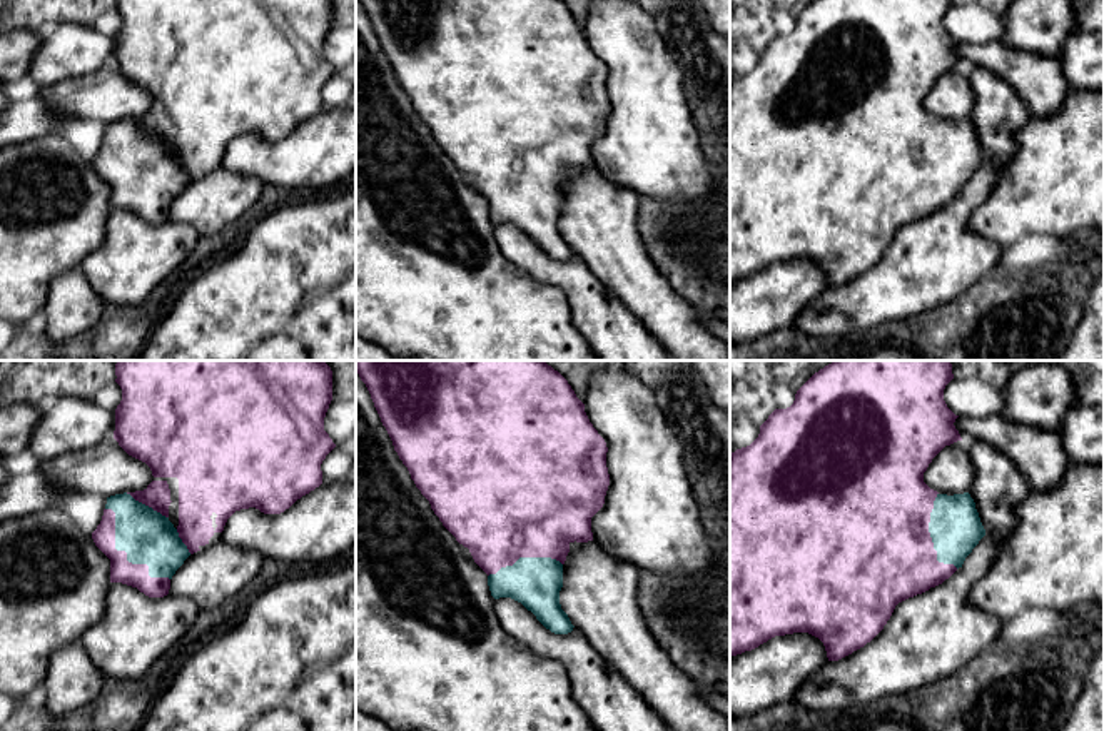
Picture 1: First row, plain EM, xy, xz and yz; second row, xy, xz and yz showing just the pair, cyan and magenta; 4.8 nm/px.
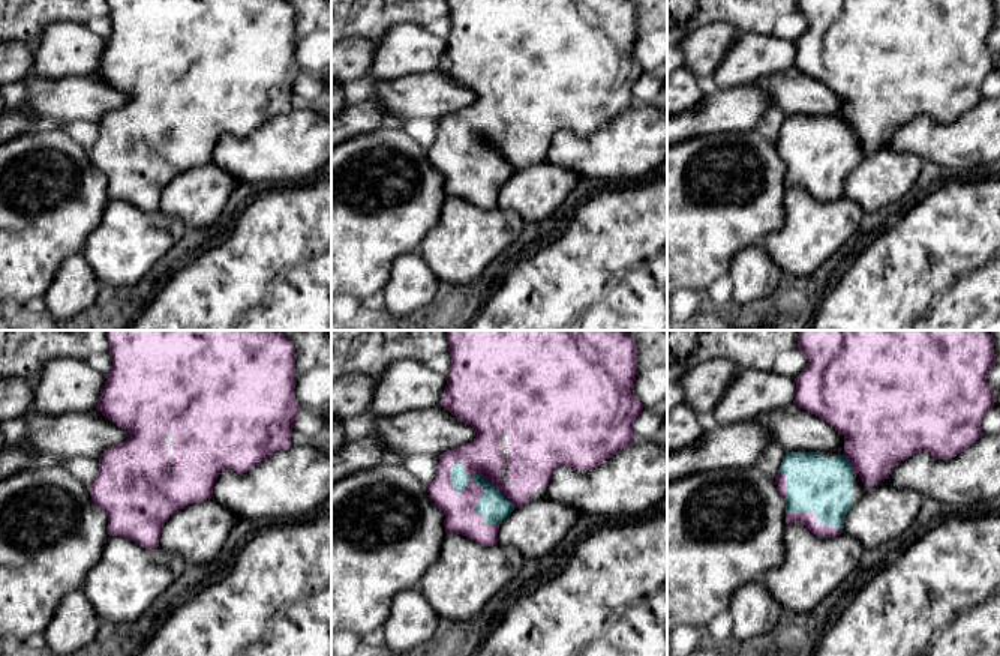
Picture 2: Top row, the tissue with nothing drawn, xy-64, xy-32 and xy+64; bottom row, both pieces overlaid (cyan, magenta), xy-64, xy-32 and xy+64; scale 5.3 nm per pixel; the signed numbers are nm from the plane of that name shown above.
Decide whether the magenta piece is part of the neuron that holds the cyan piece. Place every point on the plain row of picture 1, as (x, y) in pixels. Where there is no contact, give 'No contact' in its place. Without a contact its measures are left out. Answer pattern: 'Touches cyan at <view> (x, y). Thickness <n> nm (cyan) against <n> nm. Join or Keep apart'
Touches cyan at xy (127, 181). Thickness 260 nm (cyan) against 110 nm. Join

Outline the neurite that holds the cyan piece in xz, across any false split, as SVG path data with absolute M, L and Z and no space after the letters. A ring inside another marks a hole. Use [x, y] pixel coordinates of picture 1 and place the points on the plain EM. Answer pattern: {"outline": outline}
{"outline": "M359 0L374 33L386 53L394 77L408 93L411 105L429 127L431 135L459 170L469 175L474 189L488 200L488 212L494 225L511 224L531 237L536 245L555 260L568 260L573 250L561 235L563 190L571 169L593 167L591 144L603 134L610 112L606 93L606 68L590 48L585 30L561 0Z"}

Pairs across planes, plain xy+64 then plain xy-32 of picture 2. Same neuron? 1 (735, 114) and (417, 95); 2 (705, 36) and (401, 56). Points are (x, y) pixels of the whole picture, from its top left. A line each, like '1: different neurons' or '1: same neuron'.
1: different neurons
2: different neurons

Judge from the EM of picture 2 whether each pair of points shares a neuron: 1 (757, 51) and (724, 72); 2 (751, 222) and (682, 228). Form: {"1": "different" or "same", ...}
{"1": "same", "2": "same"}

